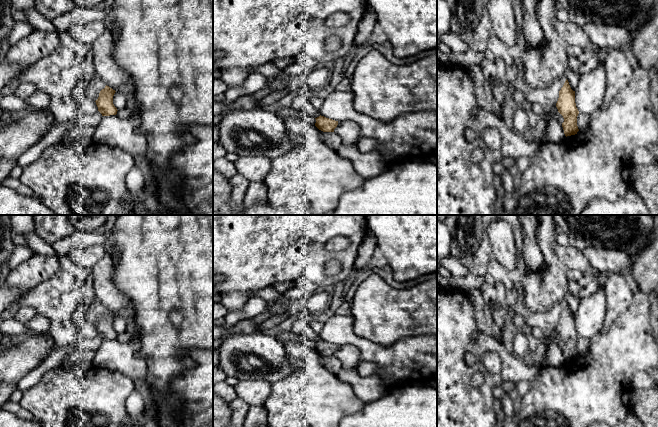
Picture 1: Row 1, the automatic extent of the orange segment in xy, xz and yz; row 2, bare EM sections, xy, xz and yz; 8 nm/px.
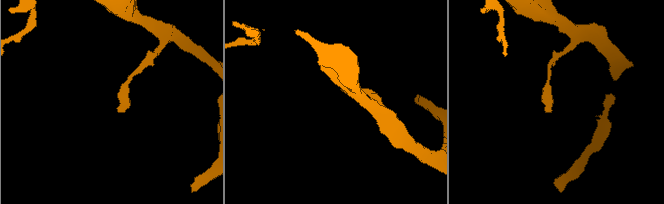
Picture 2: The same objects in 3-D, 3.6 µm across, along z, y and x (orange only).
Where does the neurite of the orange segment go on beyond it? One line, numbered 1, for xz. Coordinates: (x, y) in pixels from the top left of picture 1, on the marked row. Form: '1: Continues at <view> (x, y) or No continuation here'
1: No continuation here

